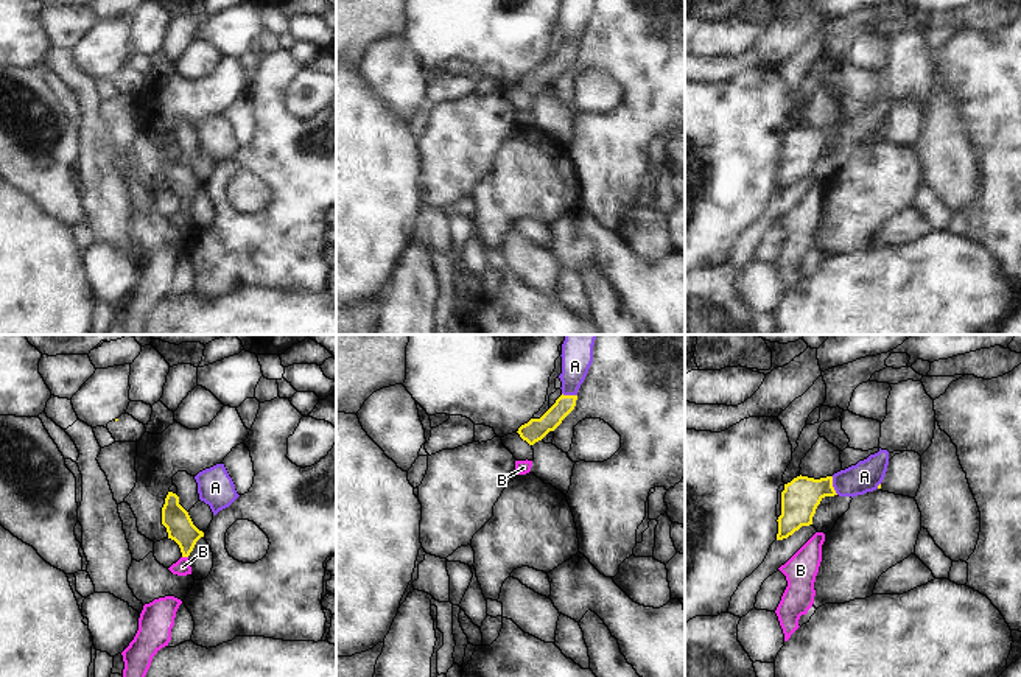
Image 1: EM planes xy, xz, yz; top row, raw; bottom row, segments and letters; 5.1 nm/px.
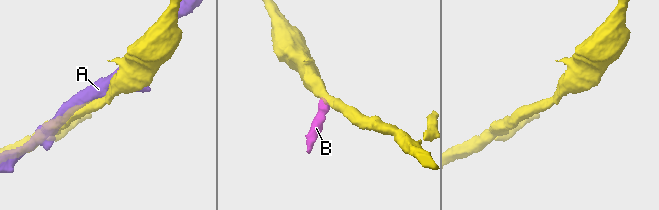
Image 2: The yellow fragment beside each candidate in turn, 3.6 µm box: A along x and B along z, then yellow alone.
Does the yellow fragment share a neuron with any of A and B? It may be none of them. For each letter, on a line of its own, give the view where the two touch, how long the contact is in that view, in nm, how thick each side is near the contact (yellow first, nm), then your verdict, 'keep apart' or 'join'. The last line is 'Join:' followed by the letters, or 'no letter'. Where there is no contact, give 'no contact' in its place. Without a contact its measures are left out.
A: contact in yz; length 100 nm; calibres 190 and 160 nm; keep apart
B: contact in xy; length 30 nm; calibres 140 and 80 nm; keep apart
Join: no letter

